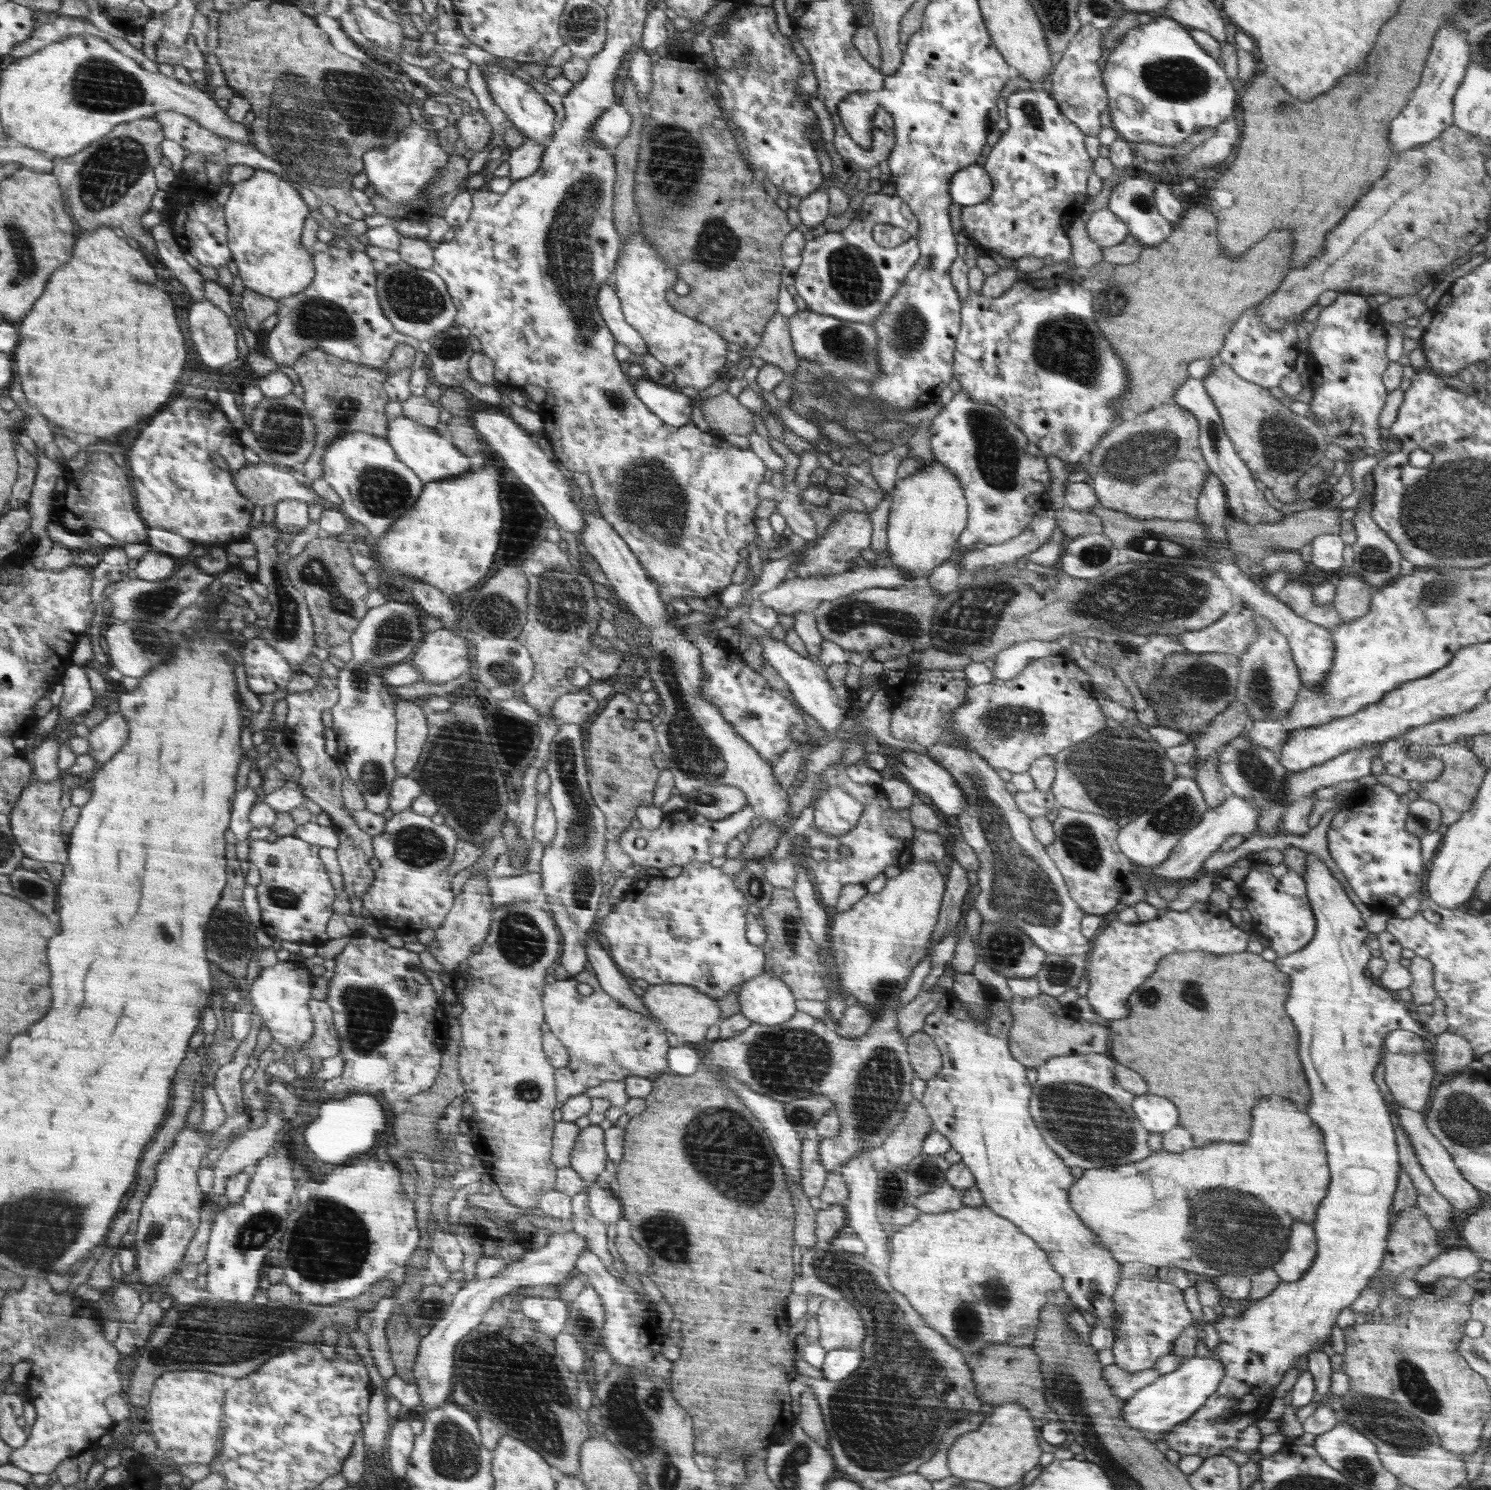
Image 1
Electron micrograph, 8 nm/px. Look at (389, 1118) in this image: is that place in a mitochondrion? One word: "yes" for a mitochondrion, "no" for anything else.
no

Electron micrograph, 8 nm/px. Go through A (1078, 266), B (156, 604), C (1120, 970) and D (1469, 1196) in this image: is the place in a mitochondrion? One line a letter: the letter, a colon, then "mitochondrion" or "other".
A: other
B: mitochondrion
C: other
D: other

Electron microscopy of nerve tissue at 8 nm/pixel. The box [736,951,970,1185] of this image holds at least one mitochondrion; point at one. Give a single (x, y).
(787, 1062)

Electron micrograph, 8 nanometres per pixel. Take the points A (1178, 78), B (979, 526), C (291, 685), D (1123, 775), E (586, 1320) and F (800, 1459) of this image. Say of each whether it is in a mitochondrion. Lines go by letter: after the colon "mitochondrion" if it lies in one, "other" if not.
A: mitochondrion
B: other
C: other
D: mitochondrion
E: mitochondrion
F: mitochondrion

